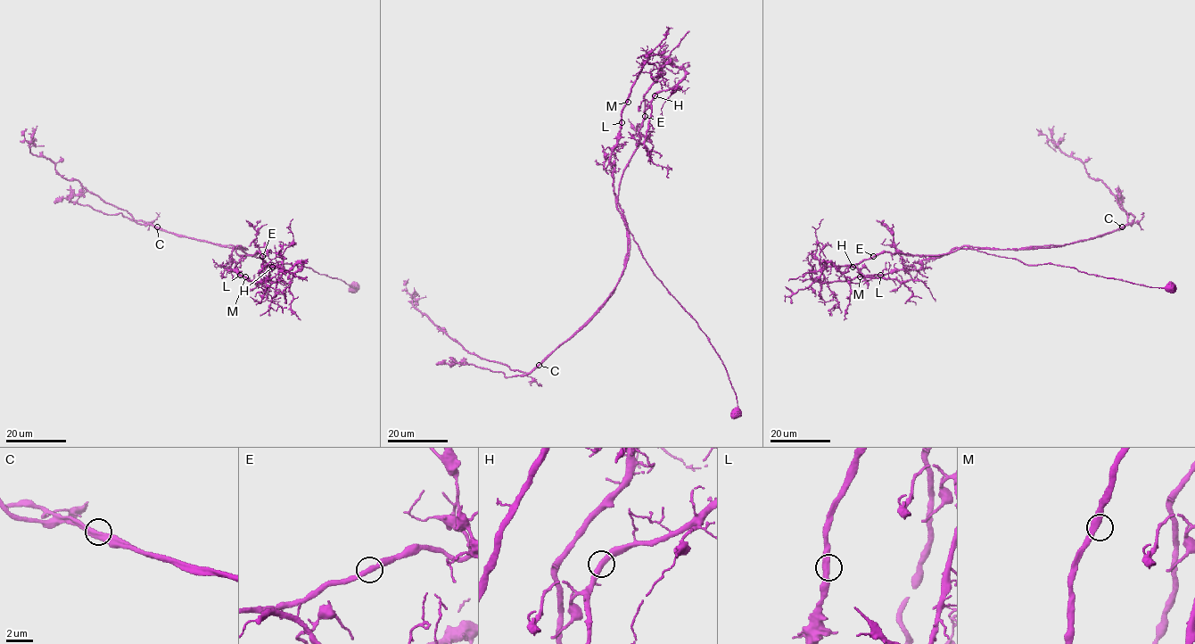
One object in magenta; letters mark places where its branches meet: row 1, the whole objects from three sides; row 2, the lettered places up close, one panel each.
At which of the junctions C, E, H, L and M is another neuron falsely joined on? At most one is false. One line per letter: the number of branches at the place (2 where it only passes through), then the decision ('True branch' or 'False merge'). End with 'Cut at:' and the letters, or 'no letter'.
C: Branches: 2. False merge
E: Branches: 2. True branch
H: Branches: 2. True branch
L: Branches: 2. True branch
M: Branches: 2. True branch
Cut at: C

